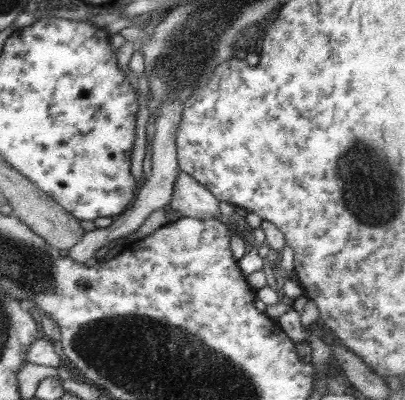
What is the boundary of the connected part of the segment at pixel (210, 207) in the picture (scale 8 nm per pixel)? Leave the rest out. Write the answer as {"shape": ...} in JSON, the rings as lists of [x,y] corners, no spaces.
{"shape":[[[179,171],[173,183],[172,197],[167,211],[176,210],[183,217],[222,219],[218,209],[219,200],[203,188],[193,177]]]}

